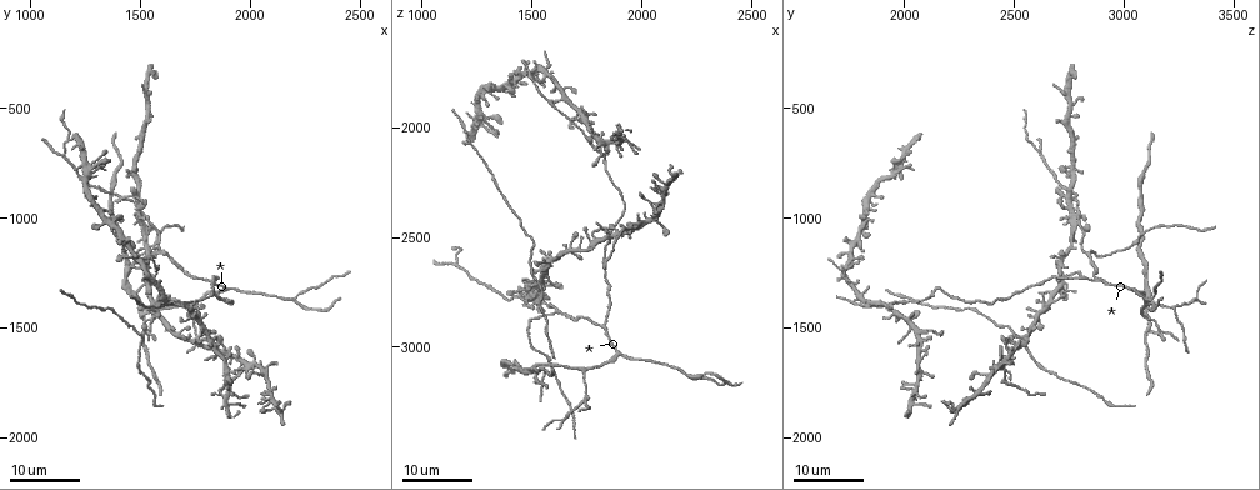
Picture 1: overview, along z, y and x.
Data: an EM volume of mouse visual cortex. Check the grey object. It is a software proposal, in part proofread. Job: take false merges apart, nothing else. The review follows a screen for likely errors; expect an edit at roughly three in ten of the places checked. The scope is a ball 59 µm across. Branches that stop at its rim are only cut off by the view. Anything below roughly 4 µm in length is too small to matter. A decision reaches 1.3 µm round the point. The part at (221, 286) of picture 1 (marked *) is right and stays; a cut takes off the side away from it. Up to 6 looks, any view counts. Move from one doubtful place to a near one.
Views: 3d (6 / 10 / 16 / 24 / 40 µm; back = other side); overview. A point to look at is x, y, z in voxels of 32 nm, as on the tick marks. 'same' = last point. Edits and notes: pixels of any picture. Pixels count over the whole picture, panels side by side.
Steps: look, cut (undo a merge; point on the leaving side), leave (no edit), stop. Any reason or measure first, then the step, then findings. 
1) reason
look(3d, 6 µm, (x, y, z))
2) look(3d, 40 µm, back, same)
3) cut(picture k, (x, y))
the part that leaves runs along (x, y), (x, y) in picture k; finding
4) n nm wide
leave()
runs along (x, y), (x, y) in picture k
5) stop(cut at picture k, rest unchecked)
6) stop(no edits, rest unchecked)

arms part here
look(3d, 16 µm, (2210, 1380, 3130))

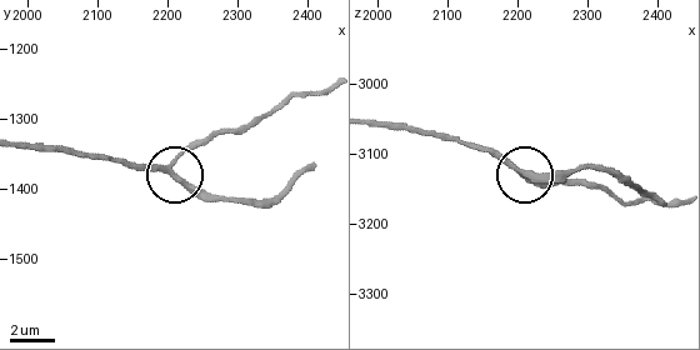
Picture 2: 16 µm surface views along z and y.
look(3d, 10 µm, (2205, 1370, 3130))

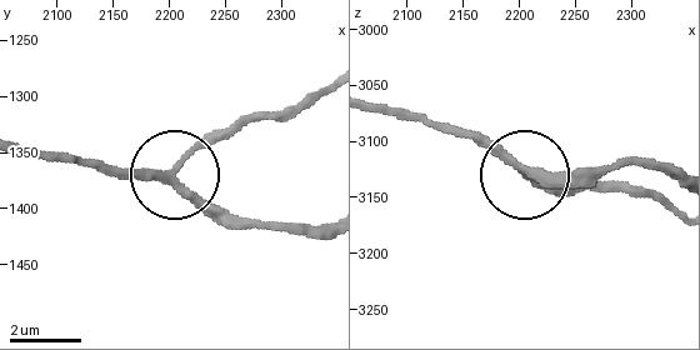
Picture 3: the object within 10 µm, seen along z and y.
other side
look(3d, 10 µm, back, (2202, 1372, 3126))

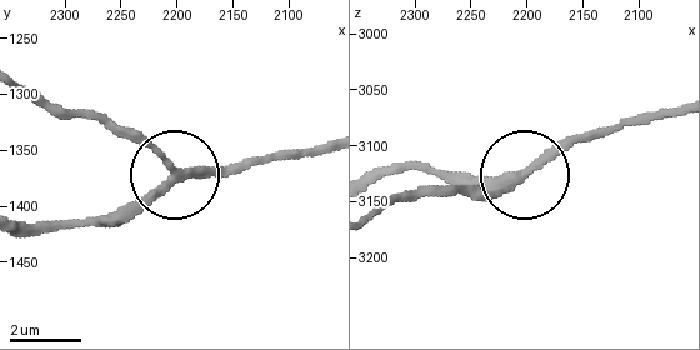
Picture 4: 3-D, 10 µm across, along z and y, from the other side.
220 nm wide
leave()
runs along (323, 153), (179, 173), (119, 221) in picture 4; all the same neuron

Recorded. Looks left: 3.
look(3d, 16 µm, (1900, 1320, 3030))

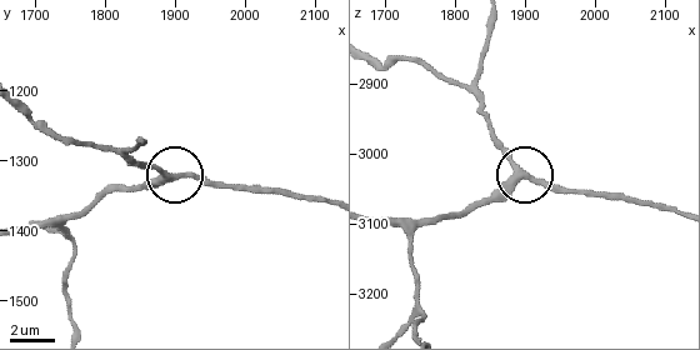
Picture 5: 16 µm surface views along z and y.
look(3d, 10 µm, (1900, 1320, 3030))

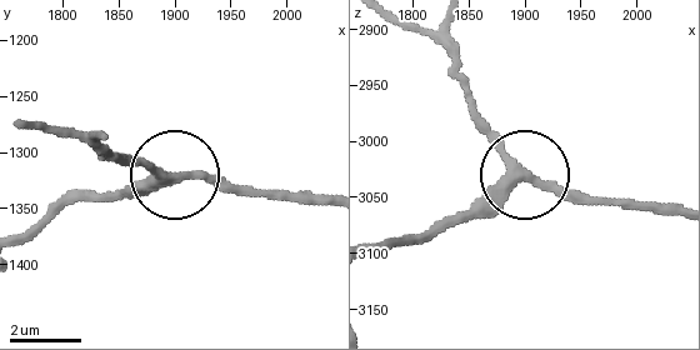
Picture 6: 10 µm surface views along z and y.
300 nm wide
leave()
runs along (491, 128), (500, 153), (526, 176), (604, 196) in picture 6; continuous, no second neuron

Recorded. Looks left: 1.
stop(no edits, rest unchecked)

